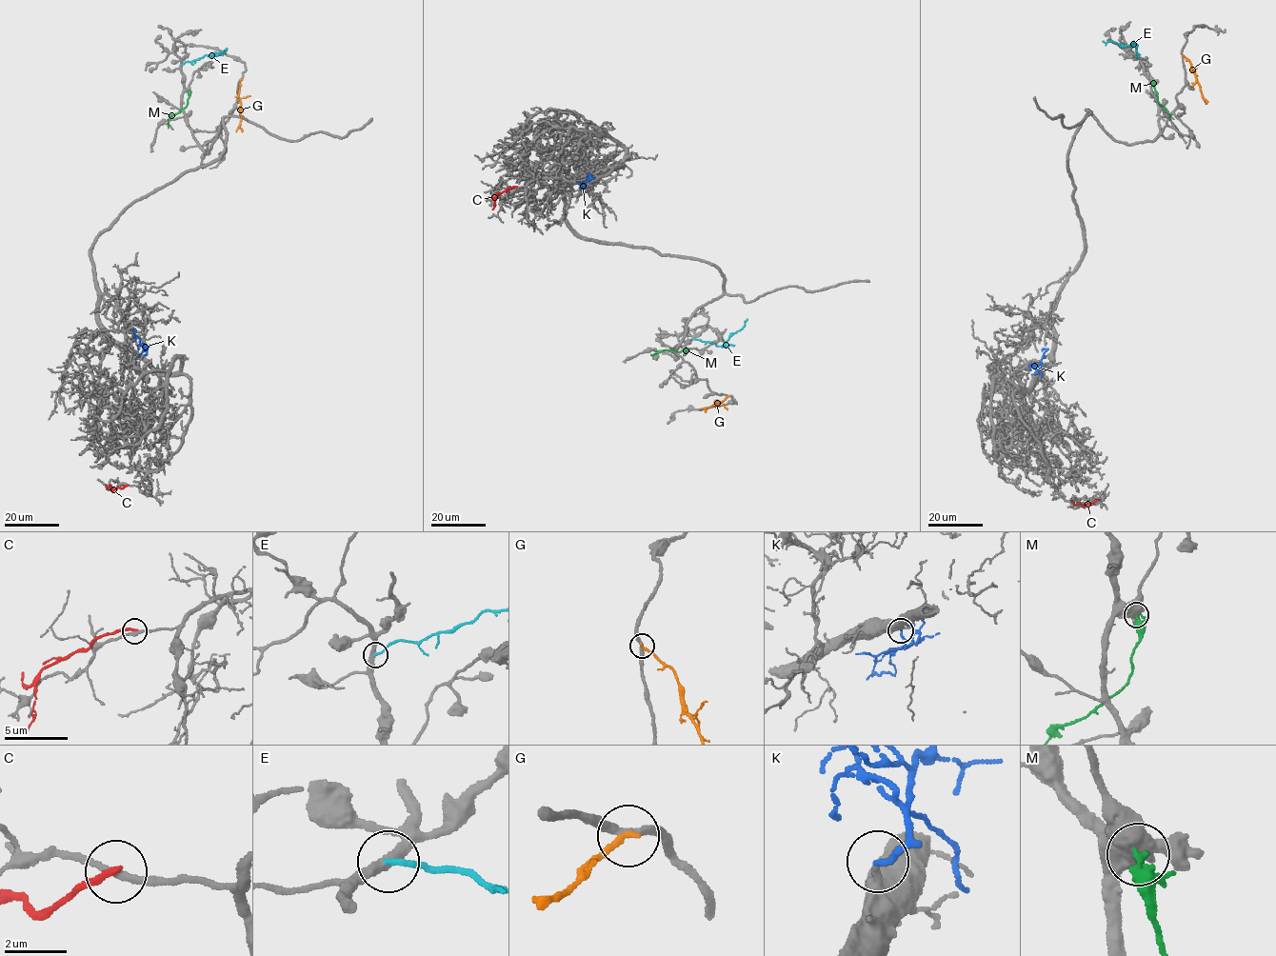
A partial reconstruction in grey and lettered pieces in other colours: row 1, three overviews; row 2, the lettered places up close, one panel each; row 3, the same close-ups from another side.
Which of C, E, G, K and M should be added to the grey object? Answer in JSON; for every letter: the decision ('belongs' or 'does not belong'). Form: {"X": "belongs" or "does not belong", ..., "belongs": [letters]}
{"C": "does not belong", "E": "does not belong", "G": "does not belong", "K": "belongs", "M": "does not belong", "belongs": ["K"]}

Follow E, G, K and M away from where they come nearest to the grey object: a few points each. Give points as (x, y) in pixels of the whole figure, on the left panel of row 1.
E: (182, 65), (205, 55), (218, 55), (227, 48)
G: (241, 80), (238, 94), (242, 131)
K: (145, 354), (146, 350), (140, 345), (135, 331)
M: (189, 91), (187, 105), (171, 115), (168, 128)

